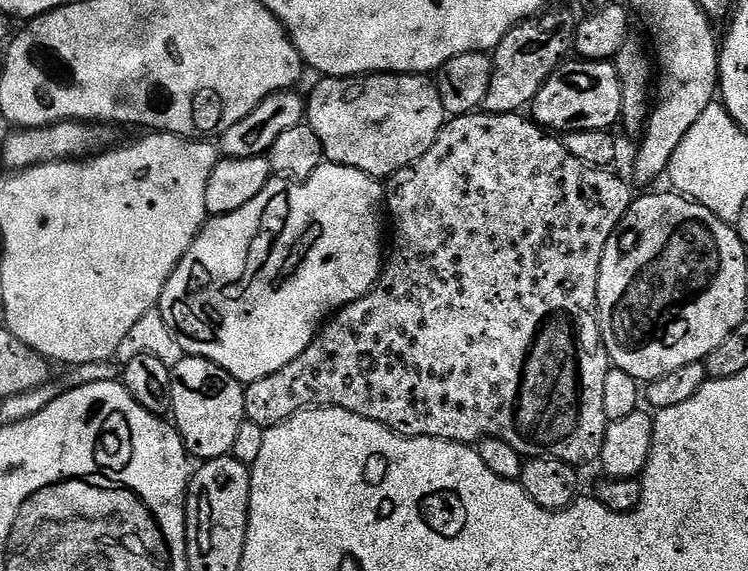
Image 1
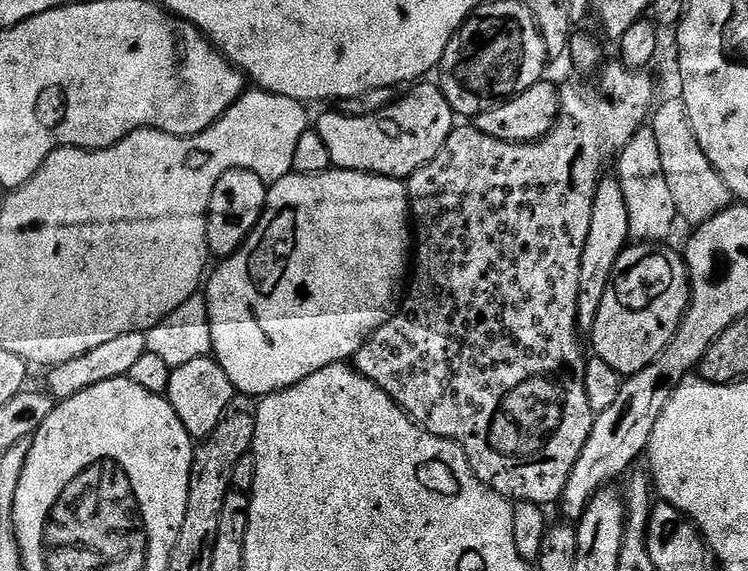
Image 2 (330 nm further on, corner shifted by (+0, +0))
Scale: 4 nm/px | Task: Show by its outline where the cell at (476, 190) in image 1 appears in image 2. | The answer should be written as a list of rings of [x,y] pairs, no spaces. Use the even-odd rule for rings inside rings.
[[[623,62],[605,63],[599,69],[600,88],[592,88],[588,96],[580,88],[564,88],[560,93],[560,117],[556,127],[540,141],[530,144],[507,144],[498,138],[482,134],[474,126],[453,127],[450,138],[438,150],[434,159],[407,177],[408,206],[414,221],[414,267],[410,272],[407,295],[396,312],[377,332],[356,351],[354,367],[370,382],[377,384],[394,403],[425,432],[438,438],[453,440],[464,449],[472,463],[474,474],[483,484],[491,484],[500,496],[509,502],[530,502],[541,506],[555,505],[566,490],[570,470],[590,438],[594,413],[584,385],[586,355],[580,349],[581,333],[576,326],[578,318],[578,274],[582,274],[582,250],[586,250],[586,237],[590,235],[590,214],[594,214],[594,194],[604,168],[604,152],[615,153],[626,146],[639,128],[645,127],[654,108],[656,84],[644,70],[628,68]]]

